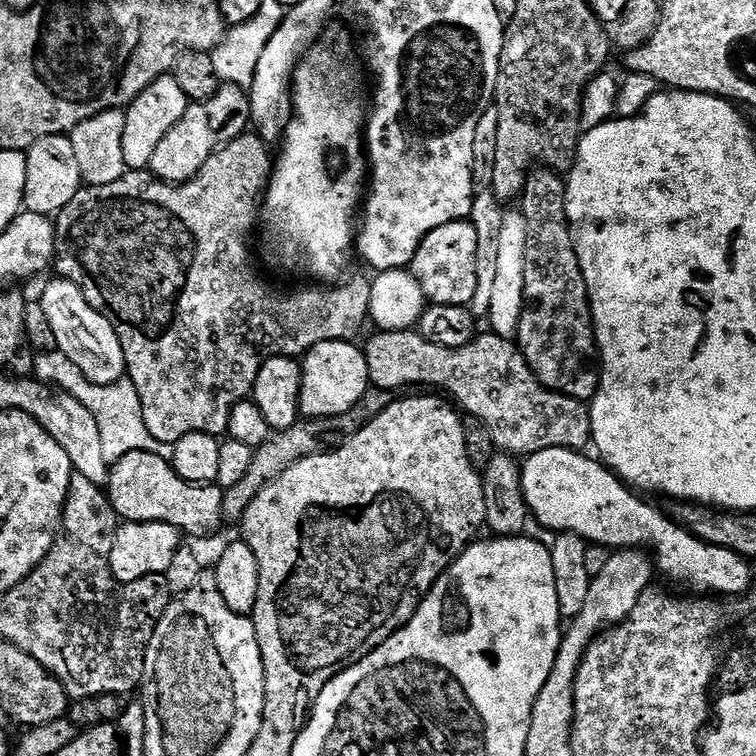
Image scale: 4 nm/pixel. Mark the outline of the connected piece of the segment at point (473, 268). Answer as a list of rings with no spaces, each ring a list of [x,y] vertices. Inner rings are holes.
[[[471,219],[446,222],[446,226],[430,230],[414,254],[410,271],[422,286],[425,301],[442,306],[471,305],[478,286],[478,234]]]

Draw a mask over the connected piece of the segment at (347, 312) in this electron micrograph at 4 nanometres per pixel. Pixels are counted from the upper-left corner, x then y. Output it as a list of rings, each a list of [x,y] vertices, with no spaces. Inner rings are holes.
[[[255,131],[244,132],[234,138],[229,144],[219,148],[210,158],[206,158],[206,166],[194,179],[184,184],[167,184],[164,180],[153,176],[148,170],[128,170],[118,182],[110,182],[110,186],[84,186],[74,198],[55,217],[56,226],[56,258],[54,261],[55,275],[62,280],[74,282],[78,290],[114,326],[118,334],[118,342],[122,342],[122,354],[127,379],[134,382],[134,390],[138,390],[138,398],[142,402],[142,418],[146,422],[146,430],[158,442],[166,446],[174,445],[178,438],[186,438],[186,434],[205,432],[220,438],[227,433],[230,422],[230,410],[239,400],[247,400],[252,395],[252,387],[258,378],[260,365],[270,356],[291,356],[303,358],[310,349],[327,340],[357,339],[358,330],[362,324],[370,319],[370,294],[372,293],[372,280],[369,277],[356,276],[353,280],[345,279],[343,282],[333,283],[331,286],[312,286],[316,288],[300,288],[297,292],[275,292],[264,285],[262,277],[256,273],[252,265],[252,252],[248,249],[248,239],[252,236],[252,227],[258,224],[258,205],[268,187],[268,177],[272,175],[274,156],[264,139],[257,136]]]

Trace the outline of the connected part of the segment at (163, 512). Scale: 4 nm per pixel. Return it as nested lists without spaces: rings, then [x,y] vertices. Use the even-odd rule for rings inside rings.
[[[131,452],[111,465],[108,473],[106,491],[112,508],[121,521],[134,524],[146,522],[162,522],[166,526],[174,526],[185,537],[212,536],[225,523],[222,514],[222,498],[224,489],[216,484],[191,484],[186,482],[172,469],[171,463],[163,455],[153,452]]]

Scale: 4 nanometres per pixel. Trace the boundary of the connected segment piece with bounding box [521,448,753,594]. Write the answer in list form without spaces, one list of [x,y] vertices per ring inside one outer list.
[[[551,448],[536,452],[527,457],[521,467],[521,484],[528,503],[528,511],[544,528],[549,528],[552,534],[572,532],[581,536],[588,544],[601,544],[613,550],[625,548],[647,548],[654,555],[654,568],[668,580],[681,583],[692,590],[708,590],[710,594],[741,594],[747,593],[753,587],[752,568],[745,557],[739,556],[734,550],[719,548],[699,540],[692,532],[688,532],[675,520],[664,516],[652,504],[647,504],[643,495],[629,488],[611,468],[605,466],[599,459],[584,456],[583,451],[570,448]]]

